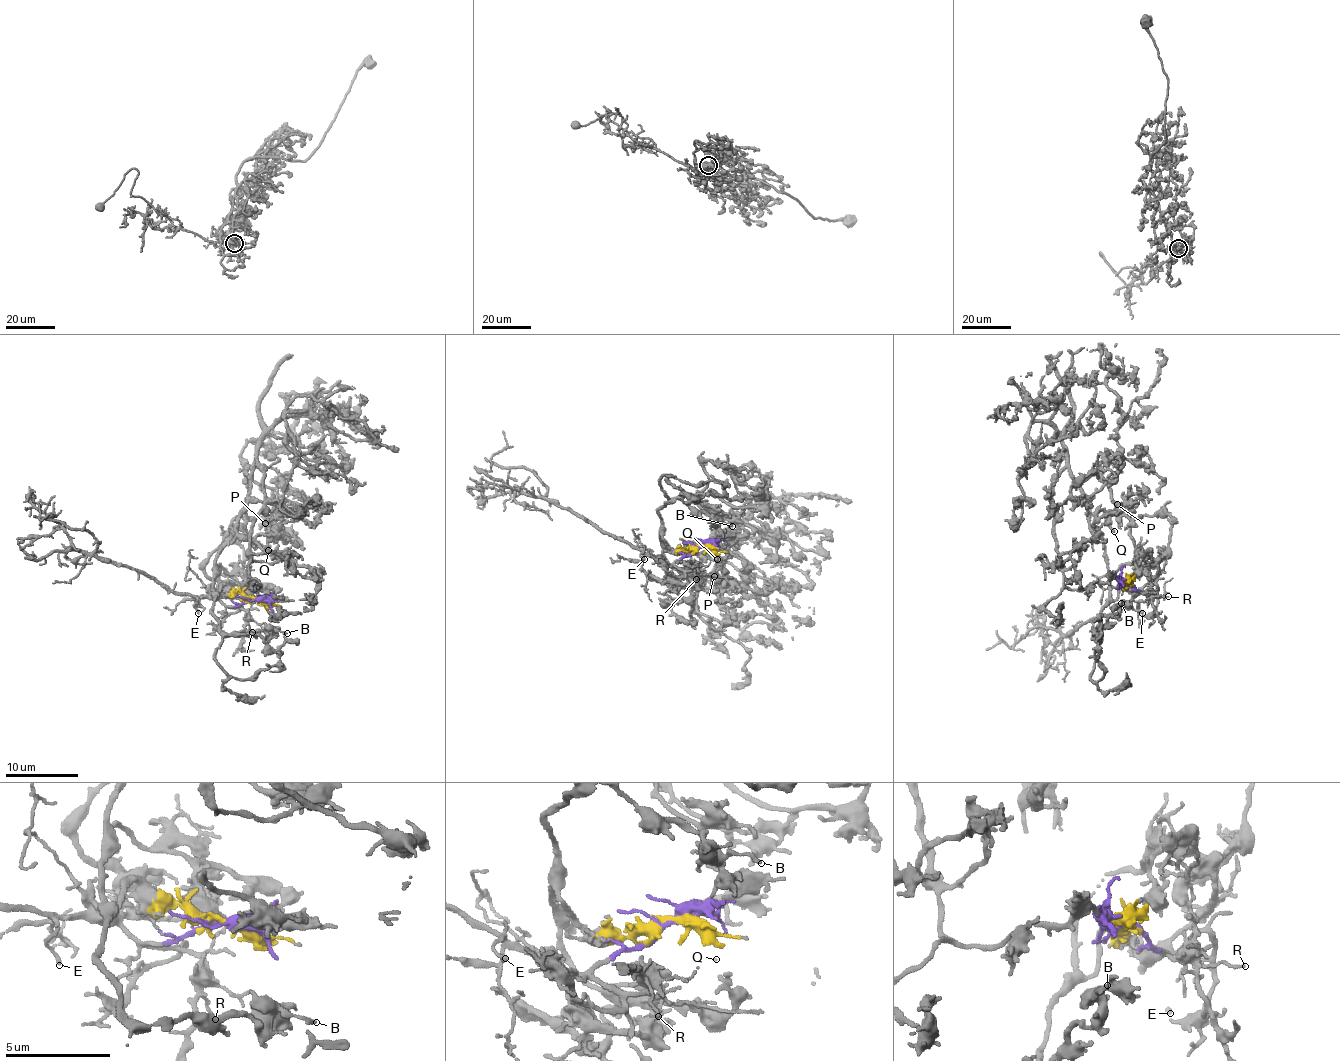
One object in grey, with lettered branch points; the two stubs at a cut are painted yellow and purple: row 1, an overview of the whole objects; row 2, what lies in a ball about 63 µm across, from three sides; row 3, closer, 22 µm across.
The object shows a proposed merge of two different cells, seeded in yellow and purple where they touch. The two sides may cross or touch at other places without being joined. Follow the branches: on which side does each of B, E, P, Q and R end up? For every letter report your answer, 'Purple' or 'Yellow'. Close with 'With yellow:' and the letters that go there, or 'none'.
B: Yellow
E: Purple
P: Yellow
Q: Yellow
R: Purple
With yellow: B, P, Q

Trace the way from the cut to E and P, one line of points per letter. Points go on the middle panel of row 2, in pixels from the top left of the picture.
E: (701, 546), (672, 564), (658, 563), (645, 551), (641, 556), (645, 558)
P: (701, 546), (672, 549), (661, 535), (662, 548), (679, 551), (690, 543), (719, 544), (727, 558), (714, 575)

